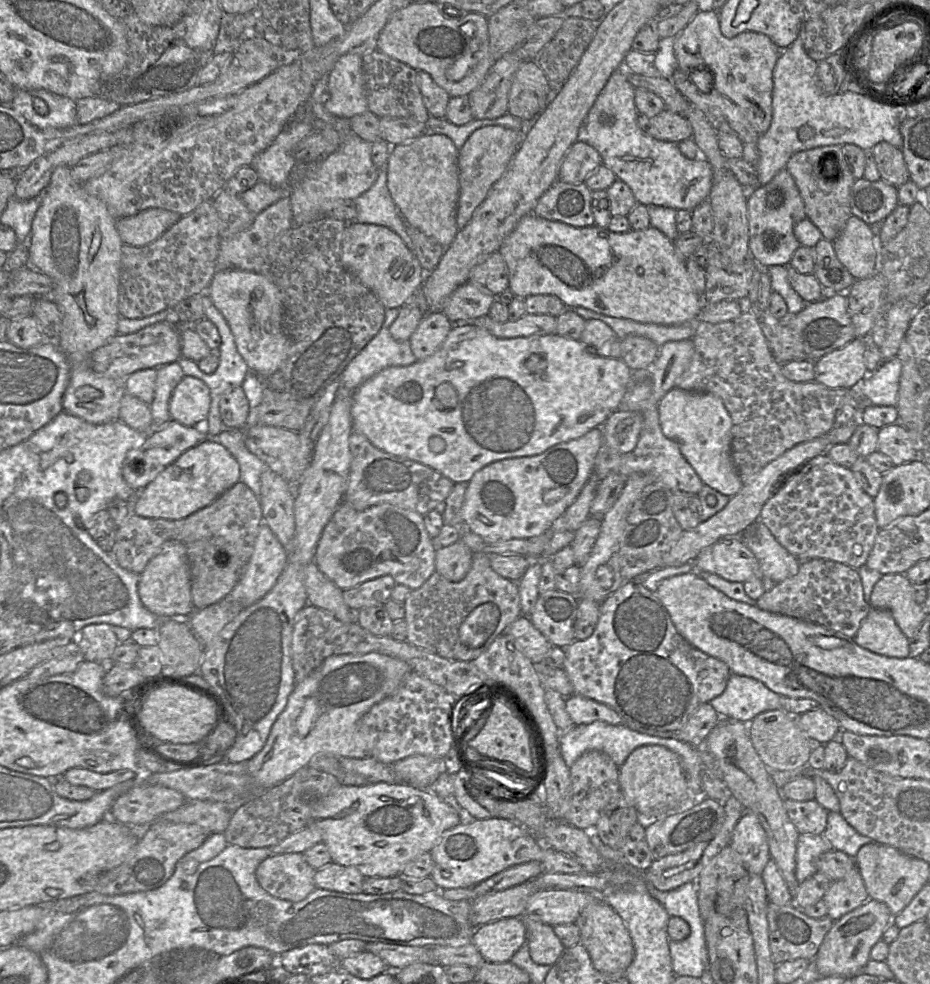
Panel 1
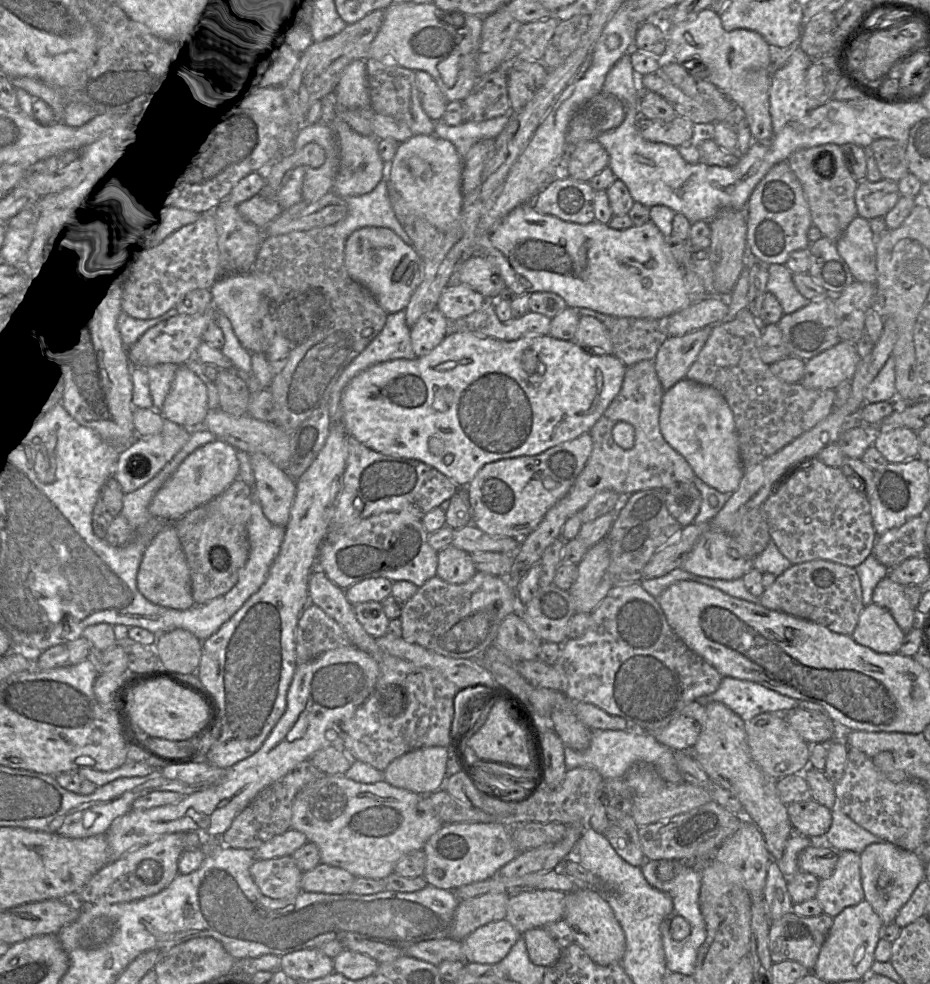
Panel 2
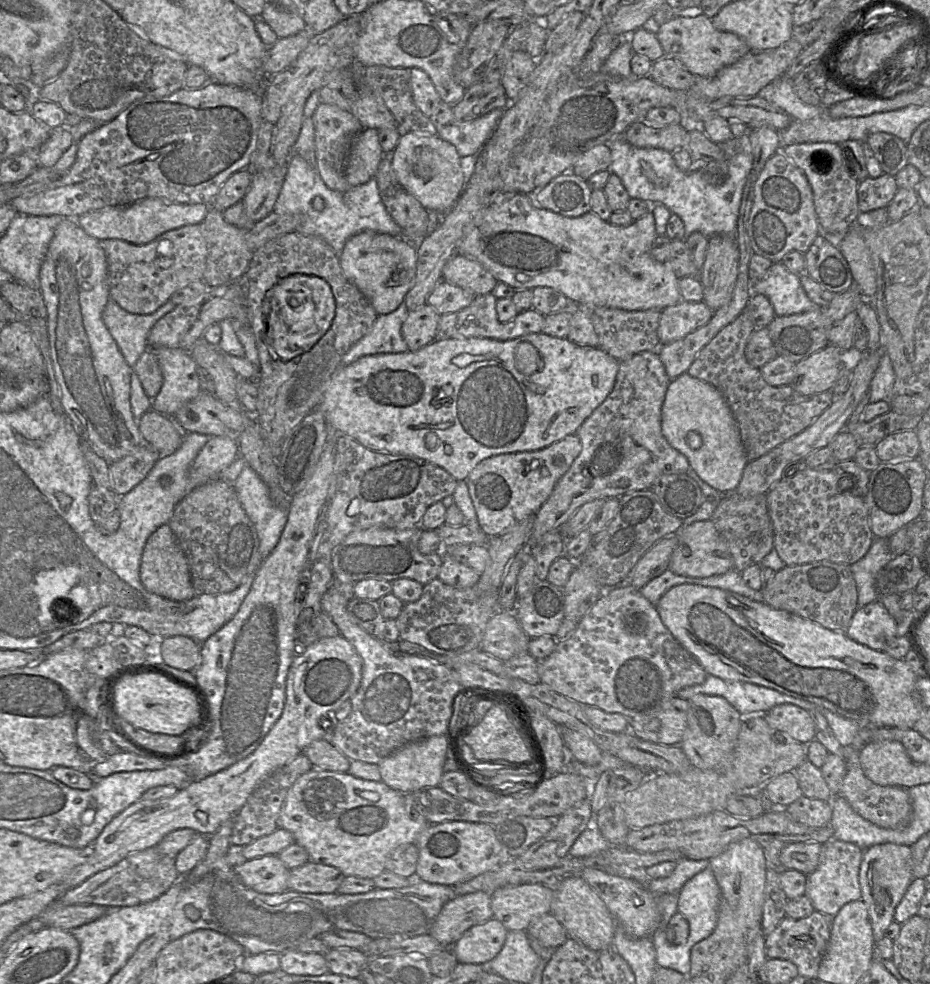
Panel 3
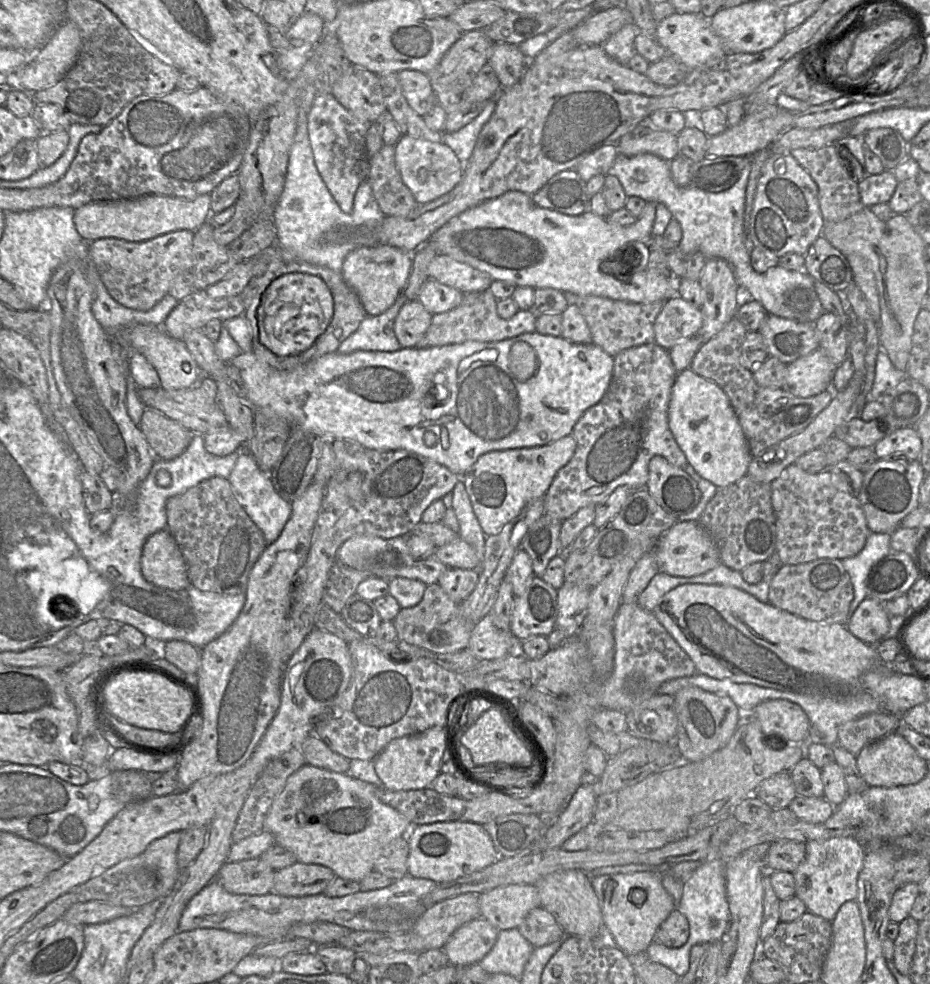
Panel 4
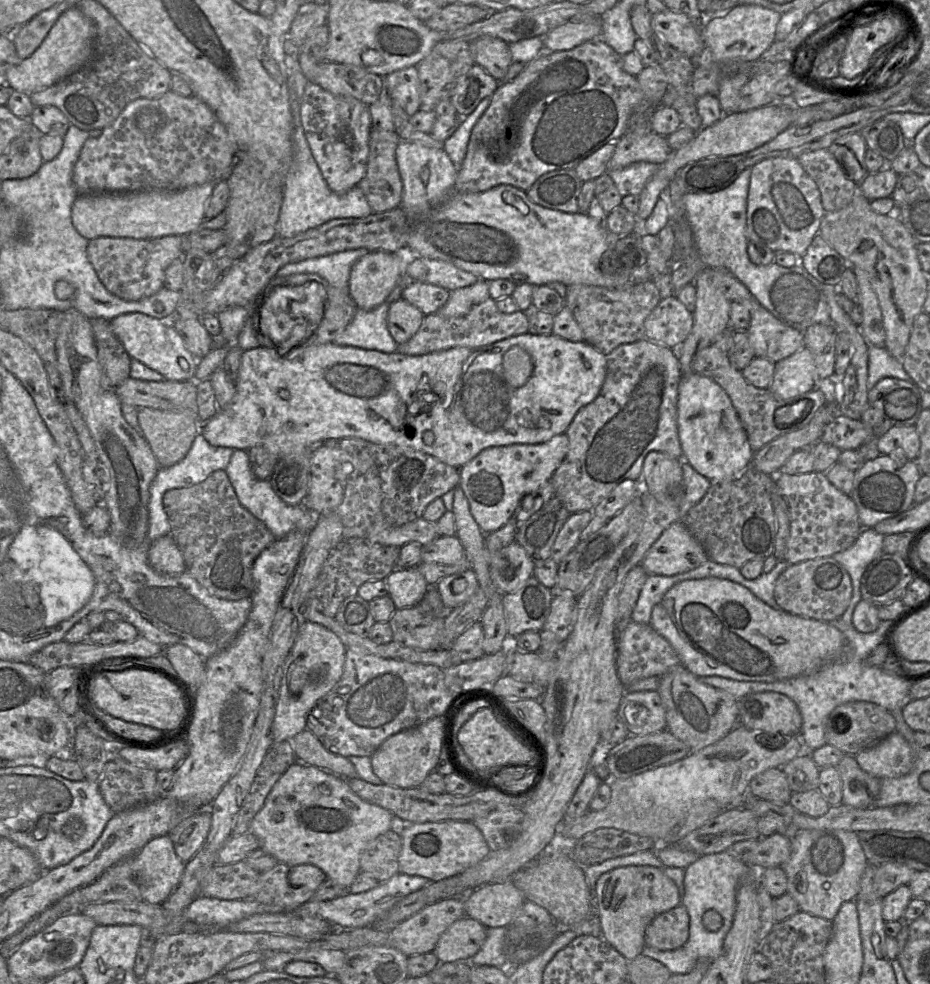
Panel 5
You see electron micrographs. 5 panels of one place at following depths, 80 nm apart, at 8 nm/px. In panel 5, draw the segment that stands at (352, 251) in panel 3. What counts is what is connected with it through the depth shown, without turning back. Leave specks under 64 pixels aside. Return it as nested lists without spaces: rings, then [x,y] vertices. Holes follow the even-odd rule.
[[[384,251],[368,252],[352,267],[348,292],[358,308],[372,310],[381,305],[404,276],[403,265],[410,256]]]

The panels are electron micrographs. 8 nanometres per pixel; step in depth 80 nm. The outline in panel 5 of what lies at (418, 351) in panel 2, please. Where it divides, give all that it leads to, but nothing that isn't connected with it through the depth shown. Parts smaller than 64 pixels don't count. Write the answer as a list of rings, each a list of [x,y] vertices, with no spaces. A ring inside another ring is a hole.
[[[399,299],[391,303],[388,315],[388,330],[399,344],[407,342],[412,338],[420,328],[425,315],[414,305]]]

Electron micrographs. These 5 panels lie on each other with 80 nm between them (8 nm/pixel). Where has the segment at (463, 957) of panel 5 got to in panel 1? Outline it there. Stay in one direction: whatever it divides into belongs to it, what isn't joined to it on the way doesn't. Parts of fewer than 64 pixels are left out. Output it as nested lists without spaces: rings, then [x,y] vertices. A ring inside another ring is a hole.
[[[506,918],[476,927],[472,943],[487,962],[505,963],[527,941],[527,928],[522,918]]]

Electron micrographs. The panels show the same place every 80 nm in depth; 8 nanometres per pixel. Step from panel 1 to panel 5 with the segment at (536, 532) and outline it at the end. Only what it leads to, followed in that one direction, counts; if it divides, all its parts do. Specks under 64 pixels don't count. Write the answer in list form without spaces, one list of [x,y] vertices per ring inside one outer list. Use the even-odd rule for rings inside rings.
[[[564,433],[539,444],[489,447],[462,466],[459,469],[459,486],[467,498],[472,516],[481,530],[486,534],[503,527],[524,495],[532,493],[544,483],[552,481],[552,476],[564,460],[568,449],[569,440]]]

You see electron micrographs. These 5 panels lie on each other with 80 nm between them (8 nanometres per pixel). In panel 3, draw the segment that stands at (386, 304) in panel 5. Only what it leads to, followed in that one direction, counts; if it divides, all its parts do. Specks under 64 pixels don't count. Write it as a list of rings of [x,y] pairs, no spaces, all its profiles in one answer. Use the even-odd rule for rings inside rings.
[[[404,301],[395,311],[387,315],[378,315],[371,331],[343,356],[341,366],[348,366],[364,356],[409,351],[401,333],[402,324],[408,313]]]

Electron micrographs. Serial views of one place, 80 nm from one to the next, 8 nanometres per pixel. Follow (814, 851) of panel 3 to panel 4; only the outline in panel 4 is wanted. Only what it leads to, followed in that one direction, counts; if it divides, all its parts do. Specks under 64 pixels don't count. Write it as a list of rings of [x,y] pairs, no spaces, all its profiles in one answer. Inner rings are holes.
[[[791,840],[771,843],[764,858],[764,867],[768,871],[793,872],[805,859],[806,844]]]

